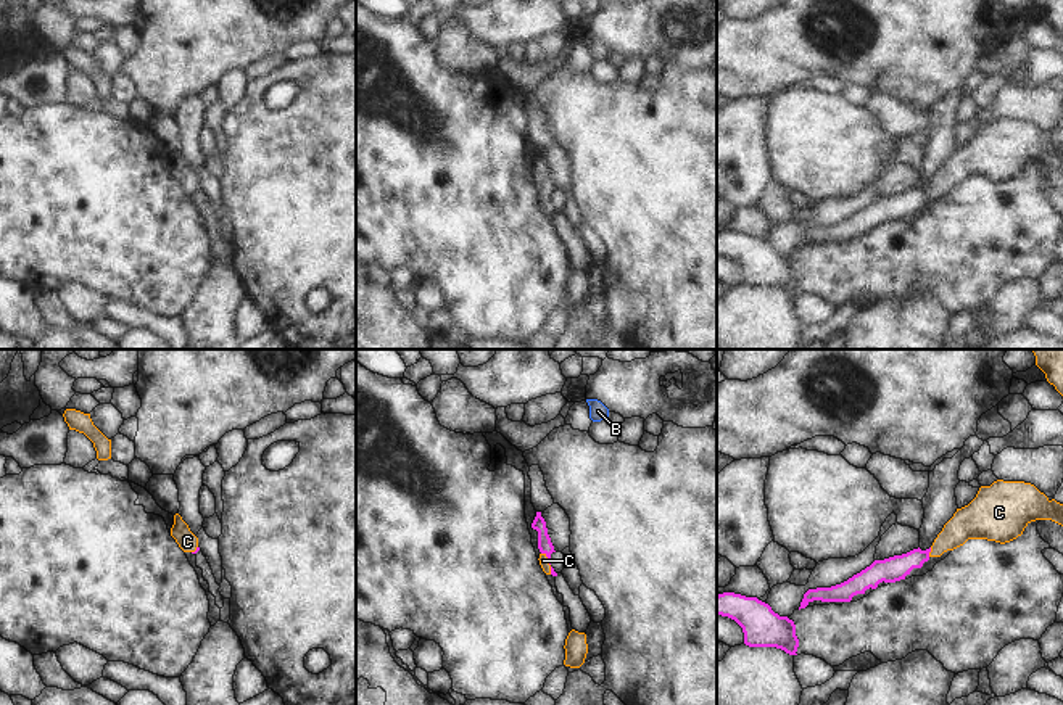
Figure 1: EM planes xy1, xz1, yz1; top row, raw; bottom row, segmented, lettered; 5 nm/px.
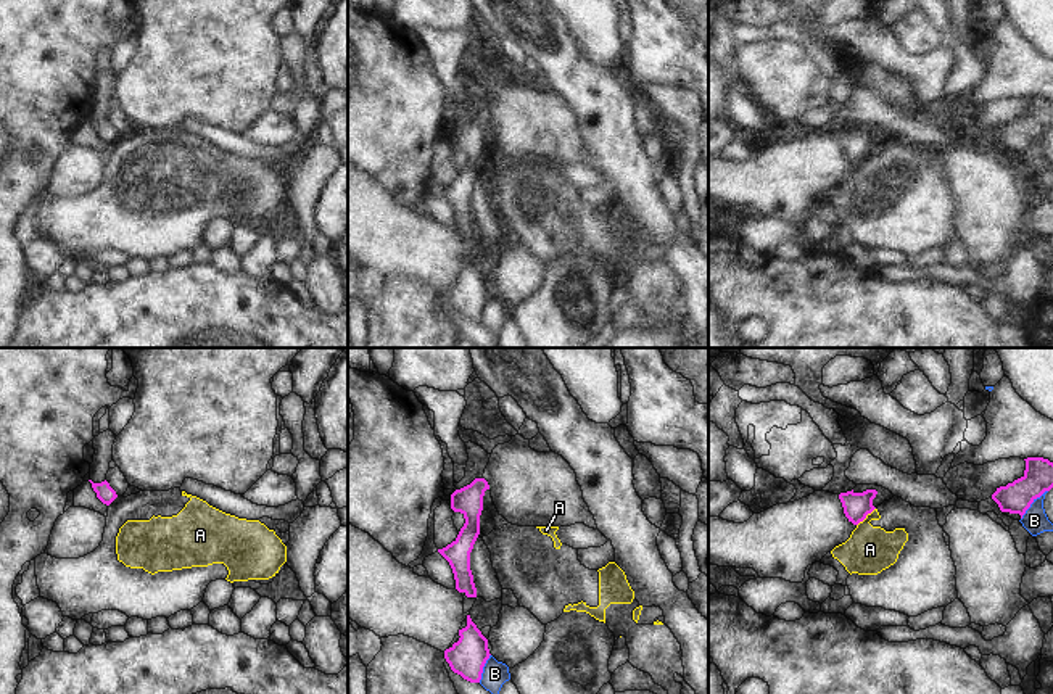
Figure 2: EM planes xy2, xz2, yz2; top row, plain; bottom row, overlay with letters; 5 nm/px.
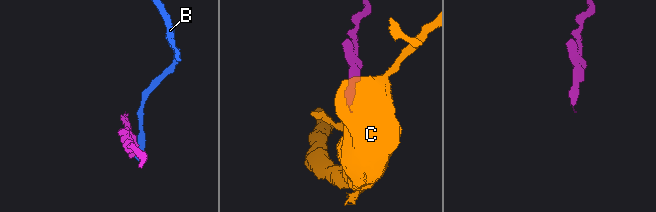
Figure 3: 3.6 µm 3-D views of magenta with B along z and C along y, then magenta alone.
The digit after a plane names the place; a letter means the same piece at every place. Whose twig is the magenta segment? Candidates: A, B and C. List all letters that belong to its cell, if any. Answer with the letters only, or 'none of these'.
C

